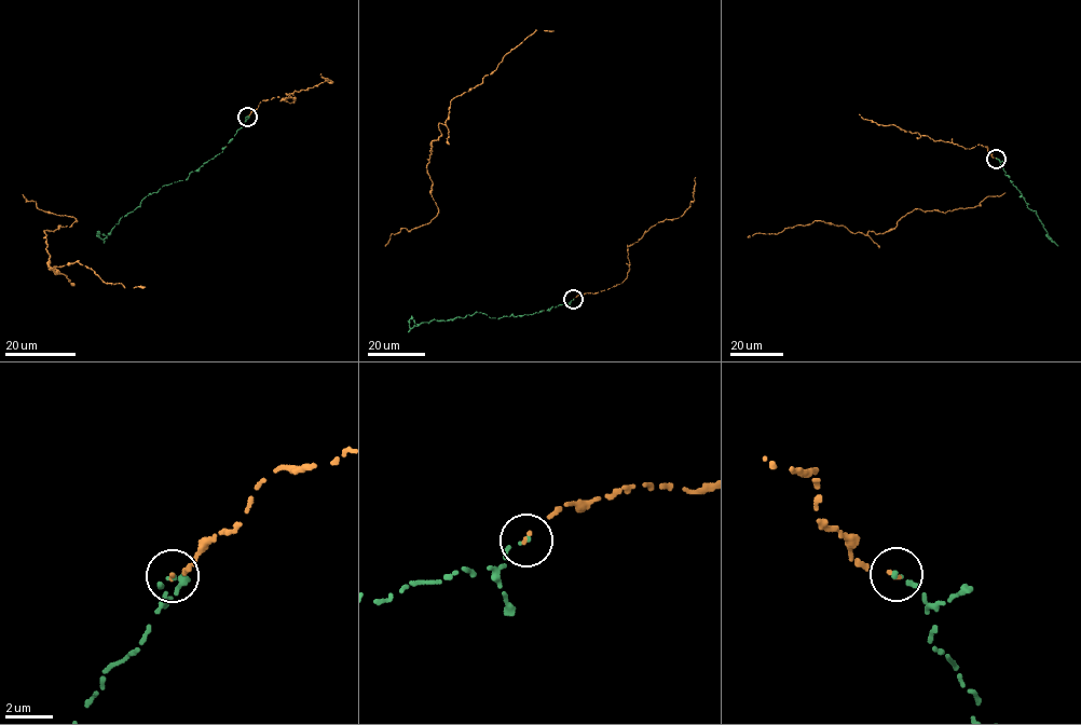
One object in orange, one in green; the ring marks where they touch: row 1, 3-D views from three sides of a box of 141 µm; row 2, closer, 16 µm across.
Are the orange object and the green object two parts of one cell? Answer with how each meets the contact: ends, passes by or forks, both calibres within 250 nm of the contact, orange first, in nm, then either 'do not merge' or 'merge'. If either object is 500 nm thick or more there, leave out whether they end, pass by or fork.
orange ends | green ends | 140/150 nm | merge

